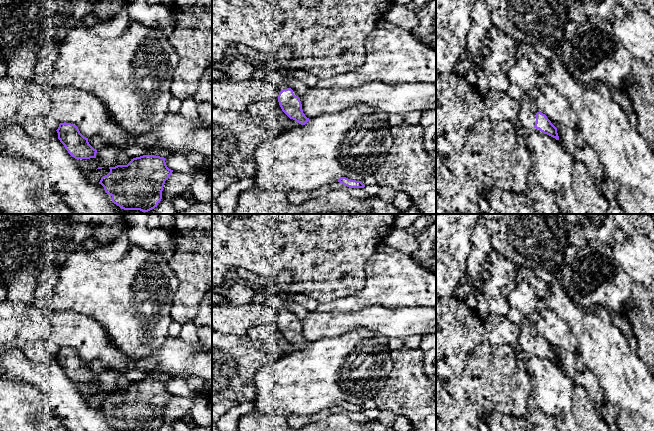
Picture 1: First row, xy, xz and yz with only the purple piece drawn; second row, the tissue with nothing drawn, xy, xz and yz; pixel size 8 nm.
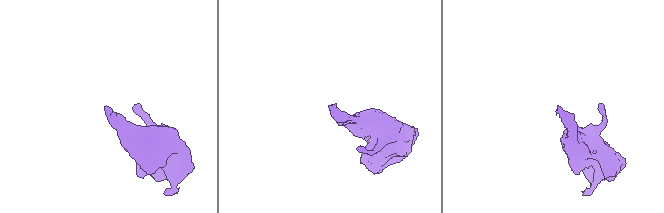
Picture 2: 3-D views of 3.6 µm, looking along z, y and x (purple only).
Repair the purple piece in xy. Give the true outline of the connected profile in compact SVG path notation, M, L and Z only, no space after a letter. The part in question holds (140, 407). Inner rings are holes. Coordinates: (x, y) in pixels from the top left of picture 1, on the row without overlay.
M154 379L136 381L127 389L117 389L109 393L110 396L101 402L99 408L119 431L157 431L162 423L165 405L173 396L167 391L164 381Z

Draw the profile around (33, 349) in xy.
M30 309L28 310L28 342L21 351L33 362L41 362L43 355L49 359L59 351L59 347L53 342L36 339L36 319Z

